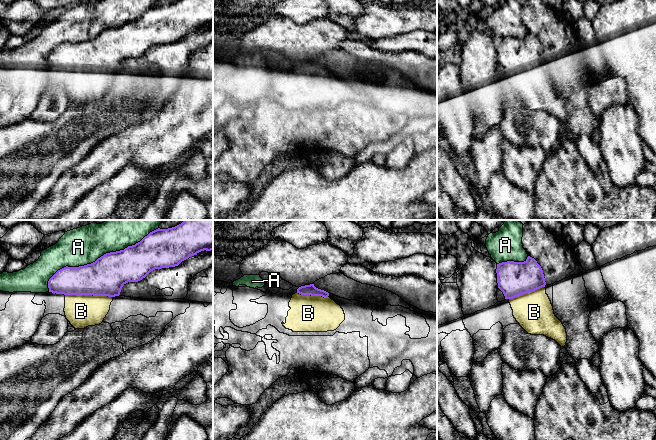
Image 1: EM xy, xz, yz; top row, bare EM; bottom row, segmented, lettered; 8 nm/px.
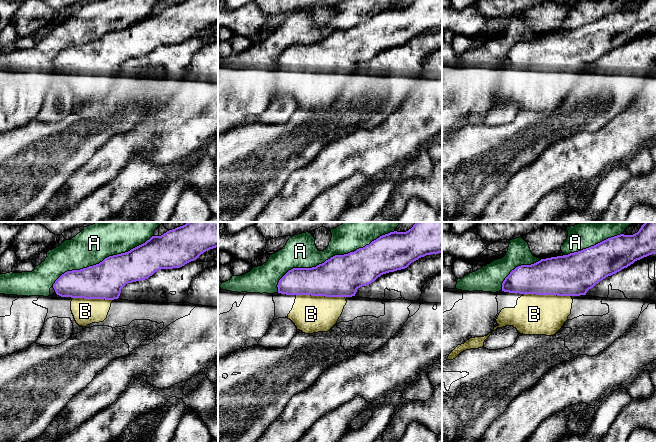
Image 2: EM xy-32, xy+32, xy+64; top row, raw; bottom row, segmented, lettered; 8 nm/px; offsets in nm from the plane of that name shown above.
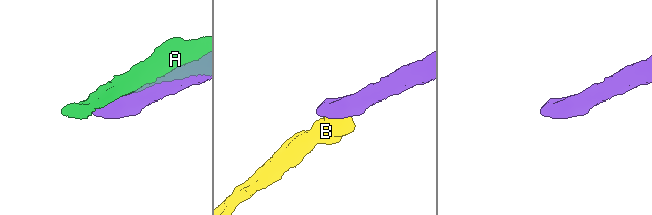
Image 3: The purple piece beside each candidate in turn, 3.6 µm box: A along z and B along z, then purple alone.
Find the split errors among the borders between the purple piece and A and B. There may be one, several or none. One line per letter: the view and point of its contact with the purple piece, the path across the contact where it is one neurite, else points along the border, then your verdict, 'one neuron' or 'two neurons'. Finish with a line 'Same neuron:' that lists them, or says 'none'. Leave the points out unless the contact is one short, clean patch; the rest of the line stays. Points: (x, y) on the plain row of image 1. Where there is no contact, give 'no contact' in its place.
A: xy (98, 34) | two neurons
B: xy (89, 70) | across xy (106, 52), (89, 70), (87, 79), (81, 87) | one neuron
Same neuron: B

